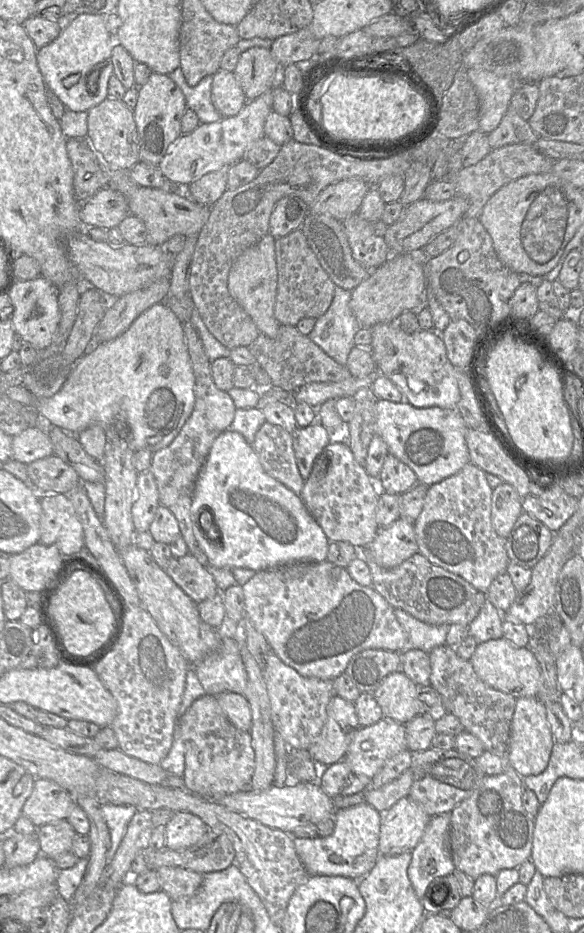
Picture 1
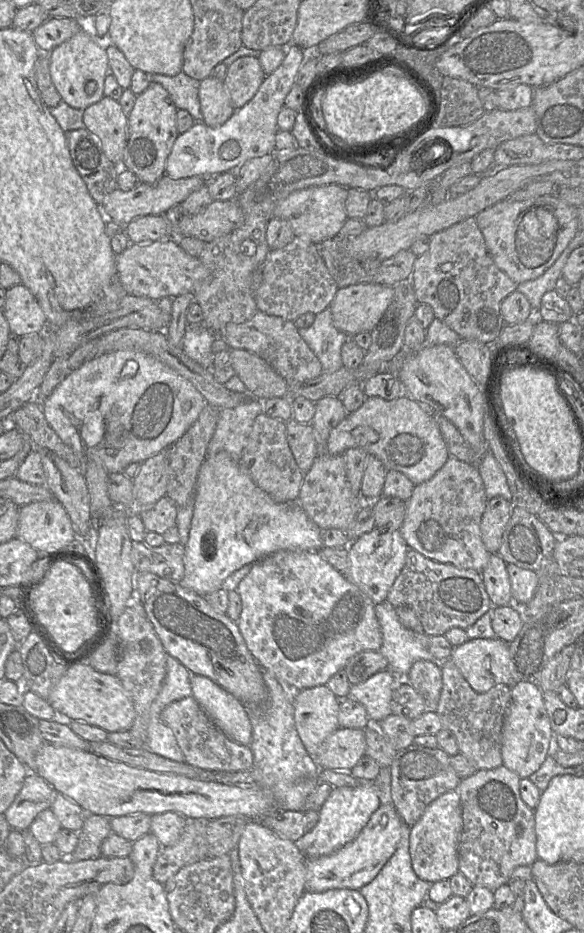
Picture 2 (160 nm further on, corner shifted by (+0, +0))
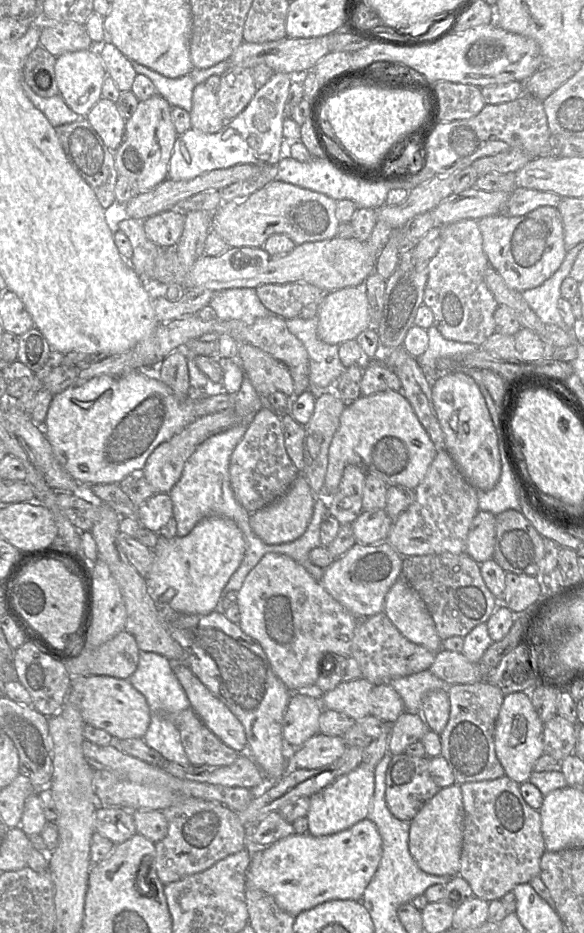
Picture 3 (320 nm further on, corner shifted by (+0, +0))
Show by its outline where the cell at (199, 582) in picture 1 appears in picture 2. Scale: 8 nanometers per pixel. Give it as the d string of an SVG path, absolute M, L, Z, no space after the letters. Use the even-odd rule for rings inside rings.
M144 542L132 543L131 557L136 573L153 573L179 583L184 577L185 546L181 543L148 547Z

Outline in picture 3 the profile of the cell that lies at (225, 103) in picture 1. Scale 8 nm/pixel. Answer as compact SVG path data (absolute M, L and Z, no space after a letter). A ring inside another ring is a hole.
M205 83L195 86L193 105L189 114L191 128L204 133L216 133L226 124L216 93L212 92Z

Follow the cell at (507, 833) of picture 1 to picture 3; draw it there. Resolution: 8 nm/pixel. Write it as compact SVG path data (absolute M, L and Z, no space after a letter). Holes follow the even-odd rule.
M506 775L460 785L464 830L458 874L469 883L475 897L488 902L500 900L518 884L540 877L540 859L545 852L541 817L526 803L519 787Z

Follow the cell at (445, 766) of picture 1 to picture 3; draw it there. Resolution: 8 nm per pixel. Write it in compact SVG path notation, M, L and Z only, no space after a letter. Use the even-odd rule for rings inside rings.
M393 755L386 771L385 800L389 811L401 821L411 822L419 810L439 791L429 773L429 757Z

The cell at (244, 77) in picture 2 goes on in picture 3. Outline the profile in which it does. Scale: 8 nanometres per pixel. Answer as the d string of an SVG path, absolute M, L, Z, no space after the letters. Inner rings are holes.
M230 66L220 77L221 83L216 95L225 120L230 121L249 104L257 87L252 68Z

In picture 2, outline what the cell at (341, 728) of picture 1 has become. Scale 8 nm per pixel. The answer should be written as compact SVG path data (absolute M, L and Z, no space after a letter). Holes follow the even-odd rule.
M325 685L294 691L291 702L298 735L311 757L316 757L324 740L333 733L338 724L340 699Z

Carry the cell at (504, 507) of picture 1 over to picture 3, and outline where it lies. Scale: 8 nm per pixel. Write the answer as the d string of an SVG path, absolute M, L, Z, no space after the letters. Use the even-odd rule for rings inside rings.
M479 510L470 525L466 553L479 564L493 559L496 516Z

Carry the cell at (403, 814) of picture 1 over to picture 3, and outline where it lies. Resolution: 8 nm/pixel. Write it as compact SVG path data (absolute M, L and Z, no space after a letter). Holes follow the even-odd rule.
M365 818L341 832L315 837L294 833L274 844L252 852L246 872L246 888L260 889L271 895L280 909L296 917L299 913L330 900L361 901L374 876L382 855L382 838L376 825Z

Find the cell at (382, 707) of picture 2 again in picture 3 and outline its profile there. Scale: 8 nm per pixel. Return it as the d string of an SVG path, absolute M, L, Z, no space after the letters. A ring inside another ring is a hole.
M360 677L341 682L333 690L320 695L324 710L334 710L356 720L370 715L369 694L373 684Z

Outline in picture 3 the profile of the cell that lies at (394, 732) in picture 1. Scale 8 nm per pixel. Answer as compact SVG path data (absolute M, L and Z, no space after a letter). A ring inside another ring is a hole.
M317 733L290 755L288 771L291 768L309 770L321 768L340 758L346 748L342 737Z

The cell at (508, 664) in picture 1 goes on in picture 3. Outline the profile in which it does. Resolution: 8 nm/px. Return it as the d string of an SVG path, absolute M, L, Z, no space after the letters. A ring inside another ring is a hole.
M440 649L429 671L448 684L473 684L485 678L478 663L470 662L462 652Z

